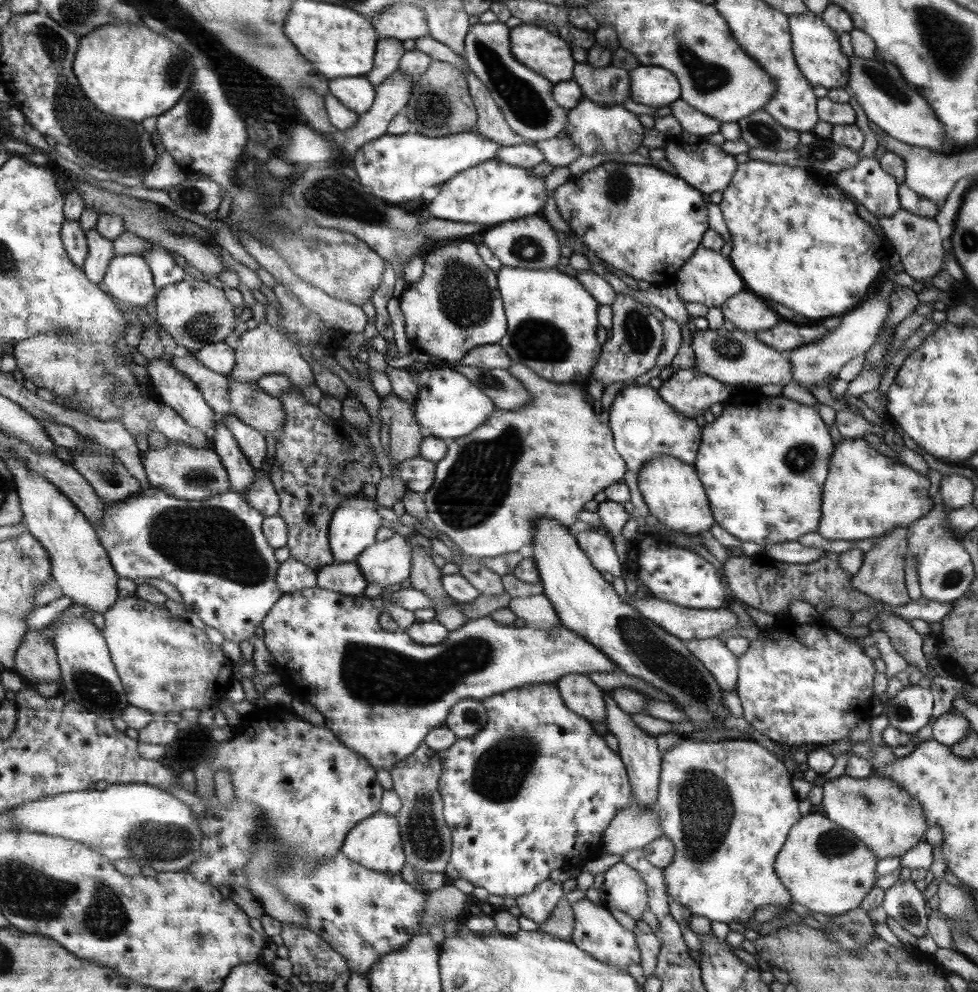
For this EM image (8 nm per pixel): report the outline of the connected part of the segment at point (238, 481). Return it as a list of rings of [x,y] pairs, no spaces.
[[[222,416],[217,419],[212,439],[215,442],[216,454],[227,470],[232,490],[244,495],[245,490],[255,481],[258,470],[249,463],[237,440],[232,436],[231,430],[228,430],[223,423]]]

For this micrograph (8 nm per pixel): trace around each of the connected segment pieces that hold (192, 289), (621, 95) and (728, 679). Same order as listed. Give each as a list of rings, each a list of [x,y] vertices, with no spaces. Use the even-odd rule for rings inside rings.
[[[192,276],[161,288],[156,296],[155,312],[155,320],[160,327],[174,338],[177,345],[185,346],[192,352],[199,351],[207,344],[224,341],[237,326],[234,308],[226,300],[224,292],[206,280],[196,280]]]
[[[576,64],[575,82],[583,90],[584,98],[591,100],[594,104],[600,104],[602,107],[612,107],[620,105],[622,100],[632,97],[632,81],[628,71],[620,67],[613,66],[594,68],[588,64]]]
[[[722,638],[694,639],[685,643],[712,673],[722,690],[737,692],[738,657],[730,652]]]

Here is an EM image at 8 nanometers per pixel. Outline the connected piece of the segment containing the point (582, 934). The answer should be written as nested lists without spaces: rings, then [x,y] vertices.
[[[586,897],[570,905],[575,918],[575,929],[571,936],[574,944],[611,967],[627,970],[629,964],[641,964],[641,950],[635,941],[634,933],[624,929],[614,919],[611,911]]]

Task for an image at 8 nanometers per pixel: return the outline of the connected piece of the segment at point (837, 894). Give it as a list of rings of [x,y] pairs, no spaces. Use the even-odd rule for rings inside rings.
[[[807,814],[791,828],[787,842],[783,844],[775,858],[775,871],[779,879],[791,893],[791,902],[802,904],[812,912],[838,916],[855,909],[869,890],[875,886],[875,870],[877,860],[874,852],[867,847],[853,832],[842,828],[835,821],[828,820],[824,814]]]

